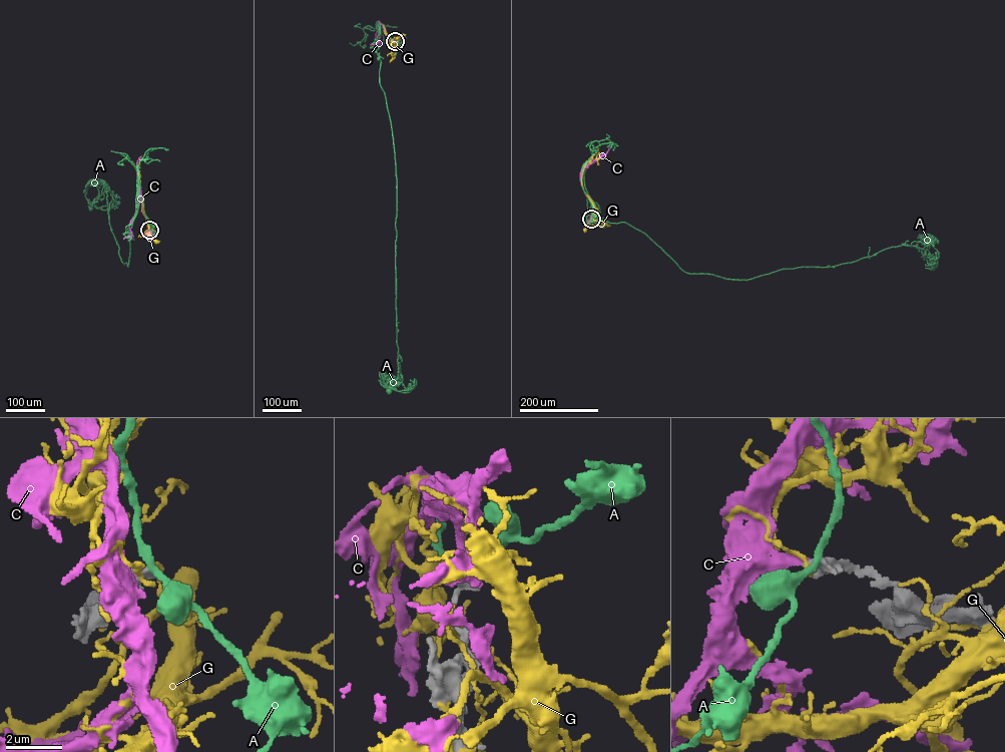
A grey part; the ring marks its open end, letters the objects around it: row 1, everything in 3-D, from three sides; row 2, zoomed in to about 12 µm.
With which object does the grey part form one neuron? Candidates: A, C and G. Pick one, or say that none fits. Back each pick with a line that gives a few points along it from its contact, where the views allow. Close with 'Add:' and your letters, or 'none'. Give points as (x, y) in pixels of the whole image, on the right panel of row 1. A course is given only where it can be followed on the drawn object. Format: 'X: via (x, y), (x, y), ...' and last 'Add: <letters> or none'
C: via (591, 219), (592, 205), (581, 182), (586, 164), (580, 179), (593, 206), (588, 221)
Add: C

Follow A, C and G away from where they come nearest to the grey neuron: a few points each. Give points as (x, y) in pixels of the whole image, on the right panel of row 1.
A: (592, 219), (593, 153), (584, 185), (600, 216), (686, 273), (748, 280), (906, 244), (932, 265)
C: (591, 219), (592, 205), (581, 182), (586, 164), (580, 179), (593, 206), (588, 221)
G: (591, 219), (595, 217), (584, 230)

